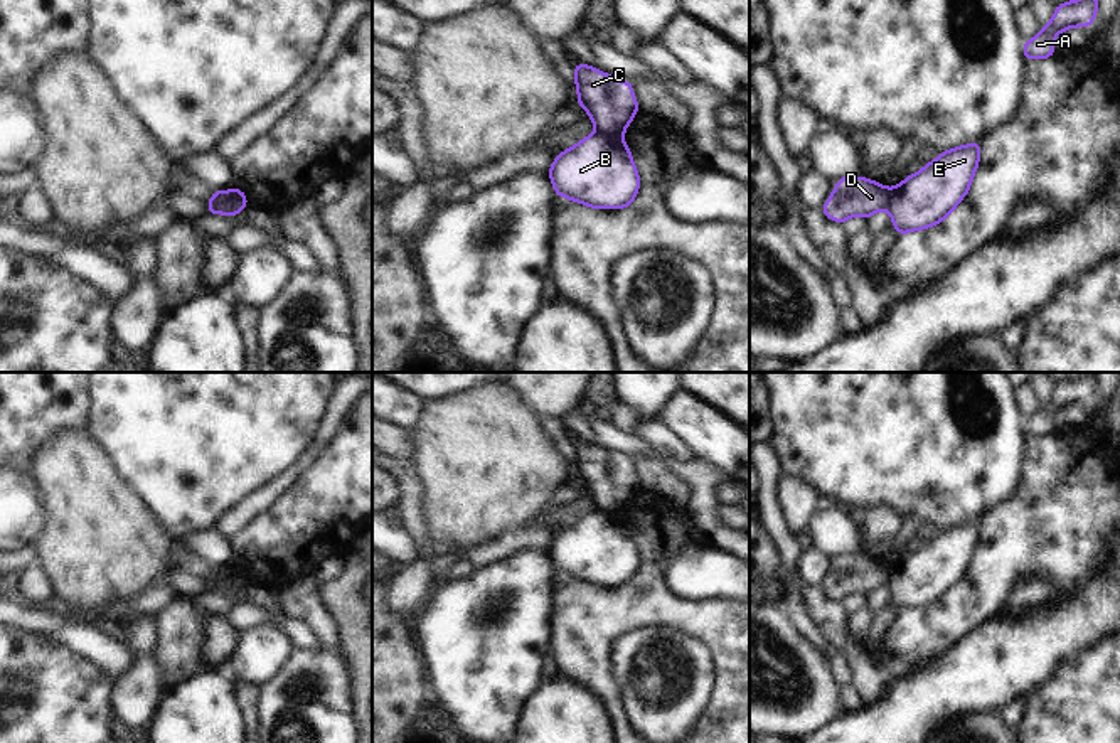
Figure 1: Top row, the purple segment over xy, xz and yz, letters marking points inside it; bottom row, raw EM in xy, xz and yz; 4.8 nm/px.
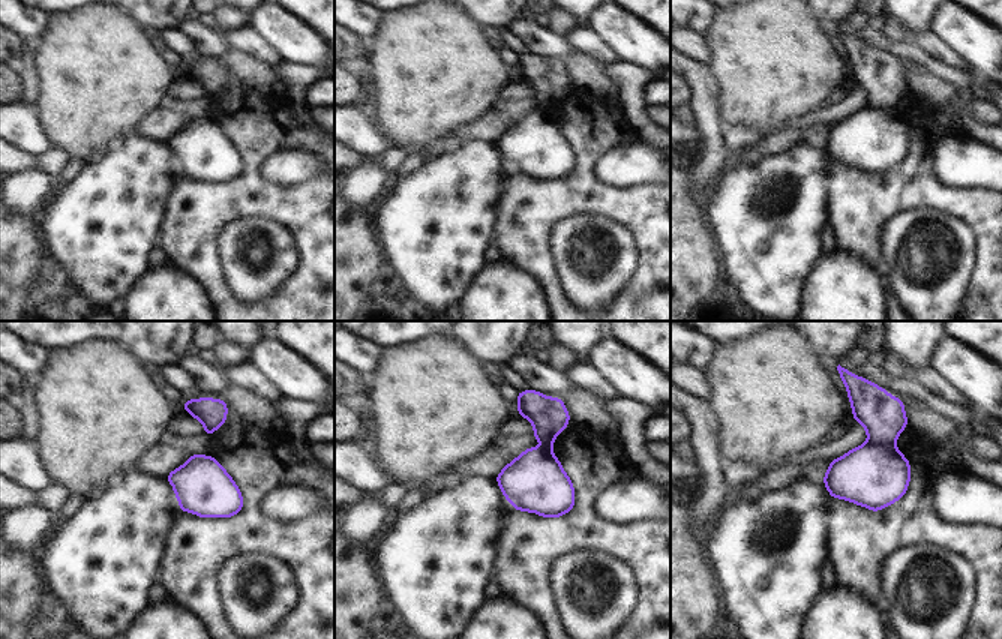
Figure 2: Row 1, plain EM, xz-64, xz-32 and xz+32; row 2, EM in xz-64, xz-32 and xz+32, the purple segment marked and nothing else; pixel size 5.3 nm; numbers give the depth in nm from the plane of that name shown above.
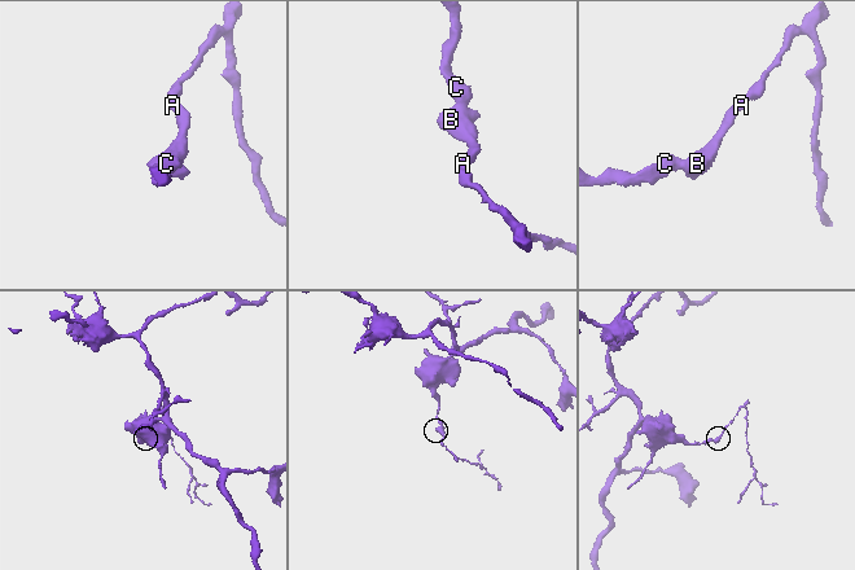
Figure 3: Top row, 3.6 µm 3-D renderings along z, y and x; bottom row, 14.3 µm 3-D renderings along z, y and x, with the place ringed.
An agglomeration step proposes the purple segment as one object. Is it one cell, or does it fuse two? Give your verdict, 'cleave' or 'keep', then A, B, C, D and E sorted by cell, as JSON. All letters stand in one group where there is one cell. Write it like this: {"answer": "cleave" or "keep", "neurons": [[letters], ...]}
{"answer": "cleave", "neurons": [["A", "B", "E"], ["C", "D"]]}

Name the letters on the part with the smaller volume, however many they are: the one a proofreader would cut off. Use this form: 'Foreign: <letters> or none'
Foreign: A, B, E

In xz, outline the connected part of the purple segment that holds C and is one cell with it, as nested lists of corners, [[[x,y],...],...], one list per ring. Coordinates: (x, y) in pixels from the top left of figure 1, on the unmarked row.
[[[588,441],[573,445],[576,452],[578,482],[589,490],[596,509],[623,516],[627,504],[638,489],[630,458],[616,458]]]

